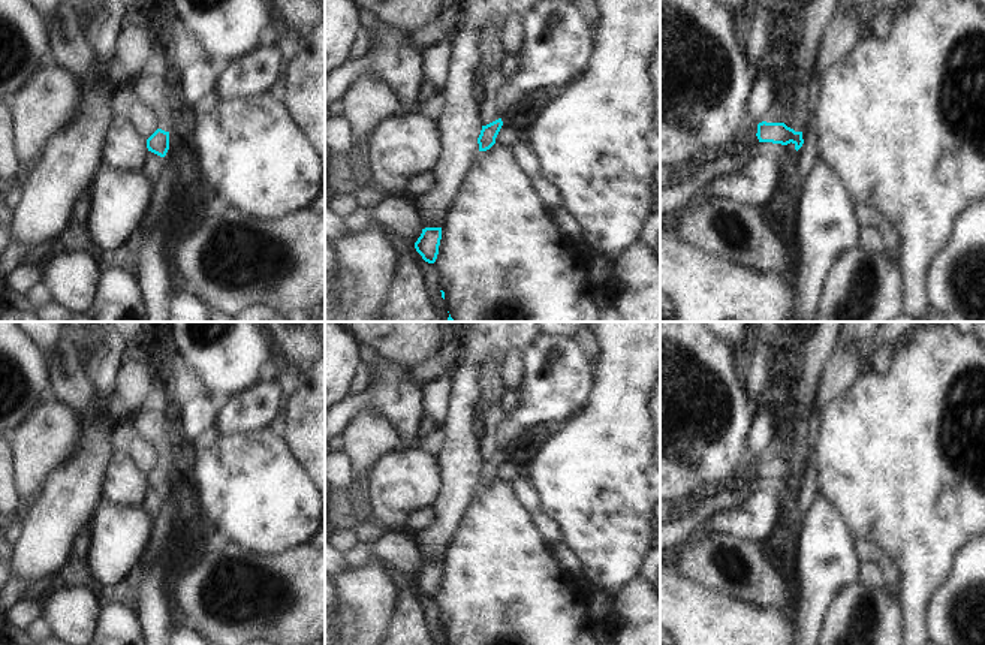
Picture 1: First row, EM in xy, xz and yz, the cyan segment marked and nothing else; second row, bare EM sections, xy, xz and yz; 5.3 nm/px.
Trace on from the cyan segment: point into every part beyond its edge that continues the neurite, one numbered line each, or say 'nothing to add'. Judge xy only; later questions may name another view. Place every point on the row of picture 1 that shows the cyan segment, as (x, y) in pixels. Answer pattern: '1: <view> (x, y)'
nothing to add

